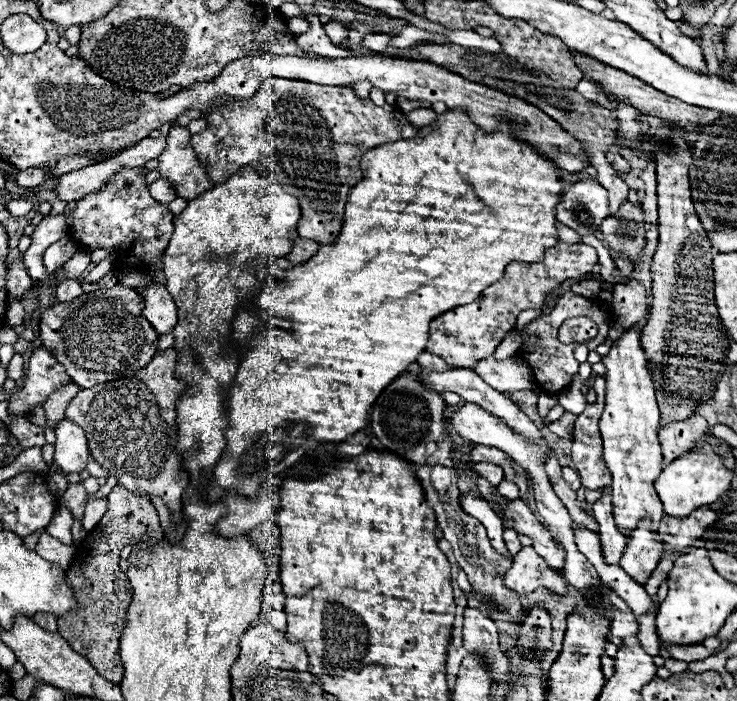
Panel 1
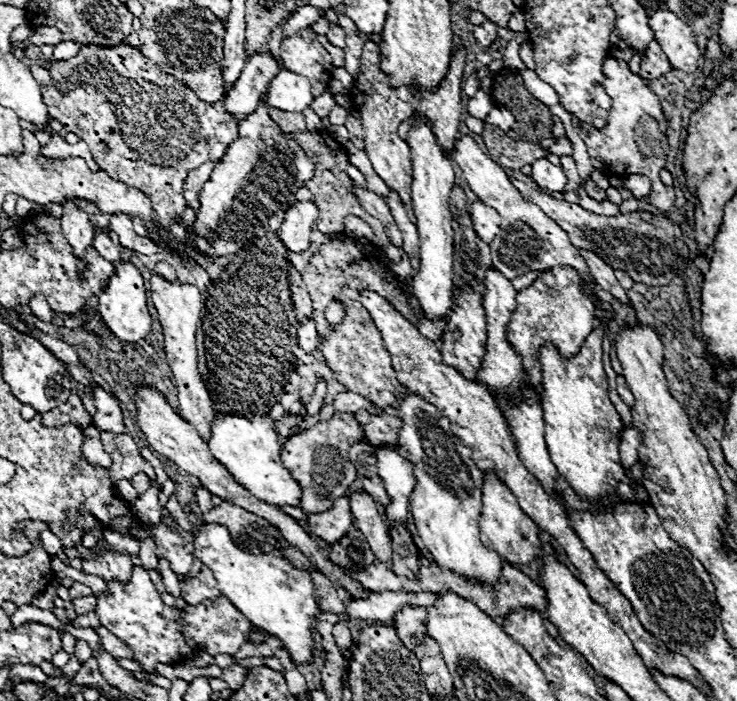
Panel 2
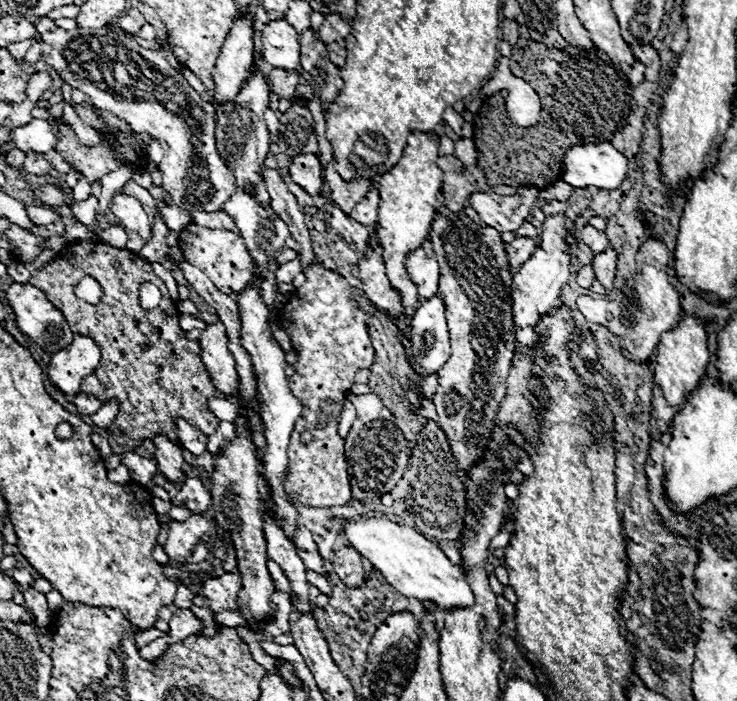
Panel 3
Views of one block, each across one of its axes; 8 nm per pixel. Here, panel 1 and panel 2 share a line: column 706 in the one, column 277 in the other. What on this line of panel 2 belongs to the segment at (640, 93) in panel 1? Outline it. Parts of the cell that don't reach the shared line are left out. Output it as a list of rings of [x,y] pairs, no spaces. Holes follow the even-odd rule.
[[[270,108],[272,120],[282,128],[282,132],[306,132],[306,122],[302,114],[290,114],[290,112],[278,112]]]

